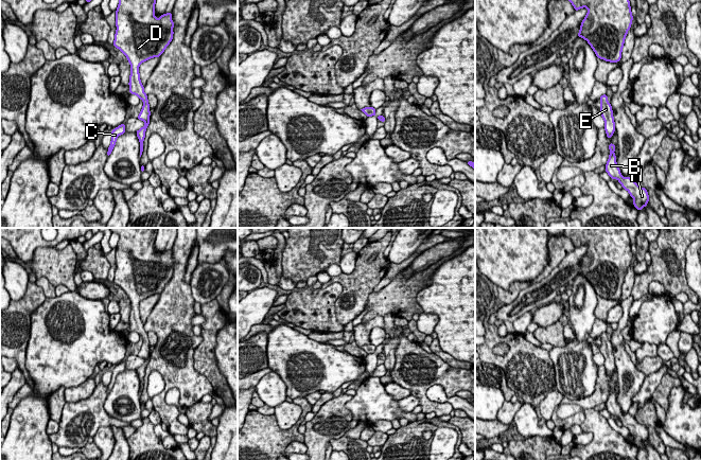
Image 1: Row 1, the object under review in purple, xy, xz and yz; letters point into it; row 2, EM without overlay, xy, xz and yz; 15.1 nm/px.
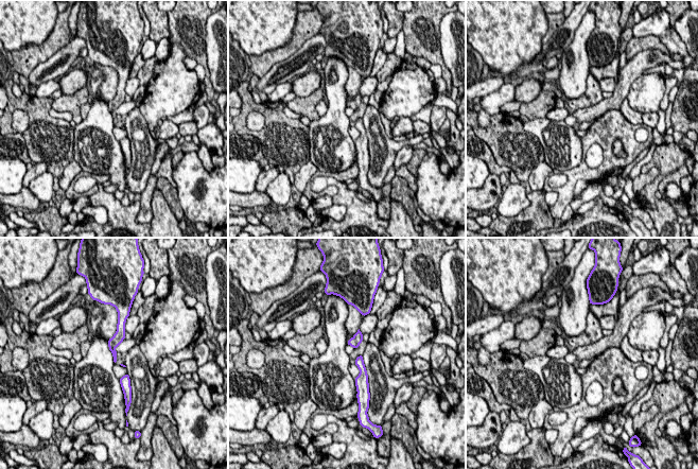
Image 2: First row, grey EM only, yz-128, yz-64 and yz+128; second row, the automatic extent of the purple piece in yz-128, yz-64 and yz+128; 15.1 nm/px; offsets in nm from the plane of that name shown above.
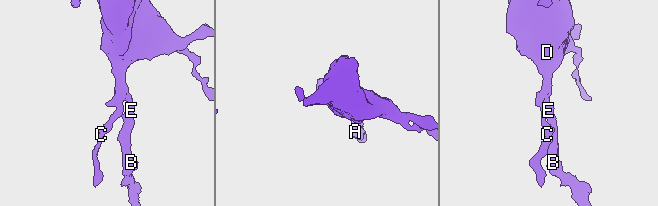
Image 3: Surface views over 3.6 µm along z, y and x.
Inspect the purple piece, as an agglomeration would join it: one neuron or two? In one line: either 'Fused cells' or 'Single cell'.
Single cell

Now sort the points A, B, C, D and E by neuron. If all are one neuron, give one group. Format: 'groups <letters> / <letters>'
groups A B C D E

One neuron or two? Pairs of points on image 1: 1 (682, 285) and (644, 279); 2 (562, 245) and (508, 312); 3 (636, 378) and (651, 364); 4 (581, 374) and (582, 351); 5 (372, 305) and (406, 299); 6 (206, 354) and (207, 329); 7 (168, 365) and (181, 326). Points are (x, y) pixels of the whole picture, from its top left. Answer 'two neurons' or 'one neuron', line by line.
1: one neuron
2: two neurons
3: two neurons
4: one neuron
5: one neuron
6: one neuron
7: one neuron

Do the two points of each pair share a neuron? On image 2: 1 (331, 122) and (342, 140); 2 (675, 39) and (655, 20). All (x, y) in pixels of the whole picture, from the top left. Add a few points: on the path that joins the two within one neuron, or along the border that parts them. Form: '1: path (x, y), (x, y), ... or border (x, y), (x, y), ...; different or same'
1: path (334, 126), (337, 136); same
2: path (669, 35), (660, 25); same

